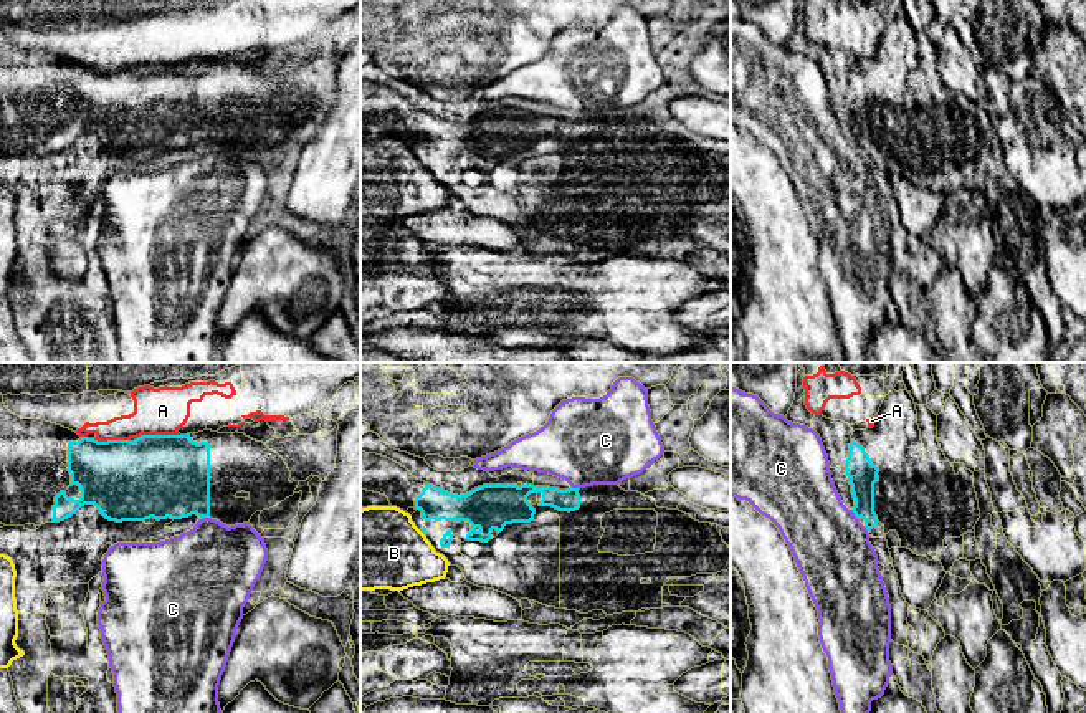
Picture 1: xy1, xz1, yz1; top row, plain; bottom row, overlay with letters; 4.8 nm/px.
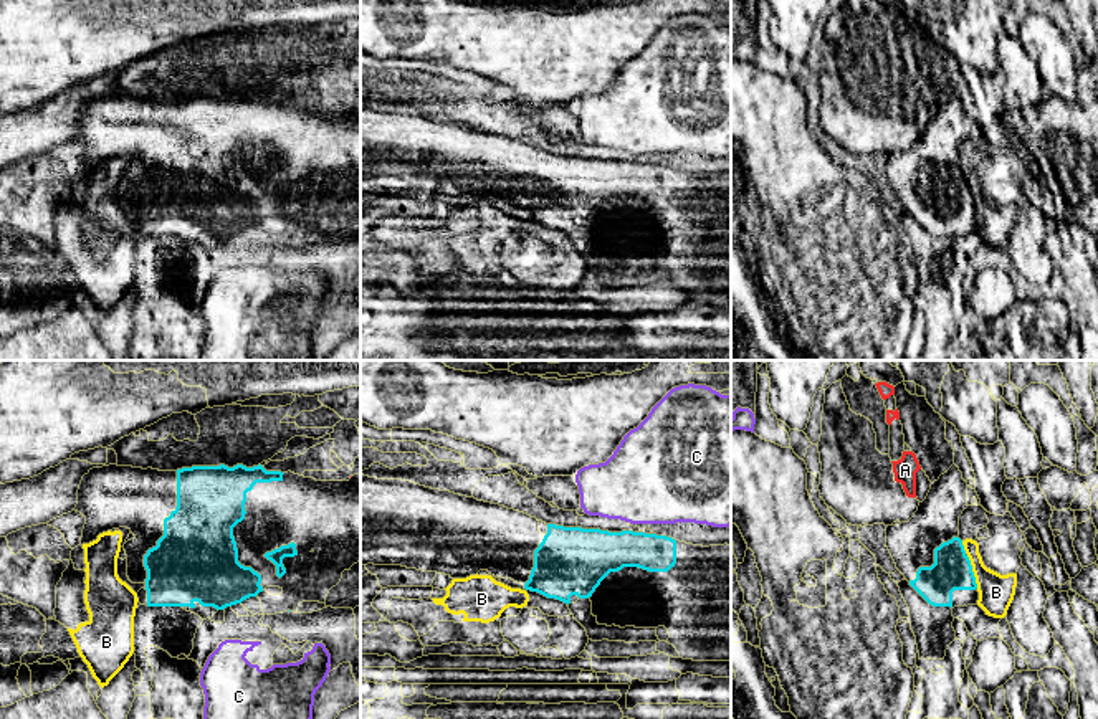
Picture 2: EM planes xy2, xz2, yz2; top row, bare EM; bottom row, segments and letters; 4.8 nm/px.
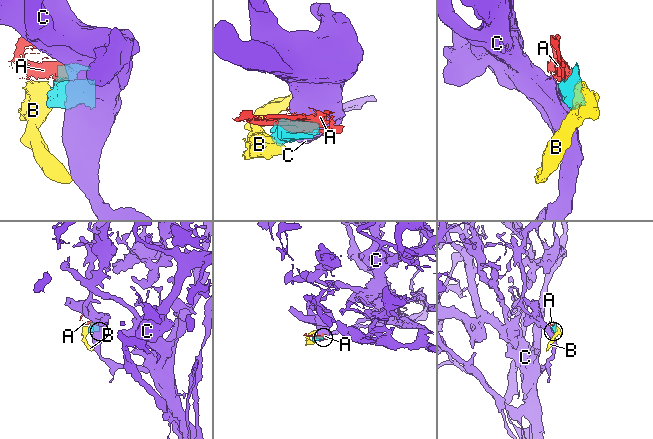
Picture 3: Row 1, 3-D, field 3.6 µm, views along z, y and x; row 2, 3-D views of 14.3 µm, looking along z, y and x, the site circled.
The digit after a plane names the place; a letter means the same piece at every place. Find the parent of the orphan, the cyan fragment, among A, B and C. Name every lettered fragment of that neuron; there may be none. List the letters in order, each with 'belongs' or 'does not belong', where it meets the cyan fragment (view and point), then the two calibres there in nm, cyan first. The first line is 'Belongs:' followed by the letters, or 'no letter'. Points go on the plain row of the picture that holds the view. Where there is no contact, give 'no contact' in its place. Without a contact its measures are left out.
Belongs: no letter
A: does not belong; meets cyan in xy1 at (157, 65); 400 nm thick on the cyan side, 220 nm on the other
B: does not belong; meets cyan in yz2 at (973, 202); 190 nm thick on the cyan side, 180 nm on the other
C: does not belong; meets cyan in xy1 at (204, 146); 380 nm thick on the cyan side, 420 nm on the other

